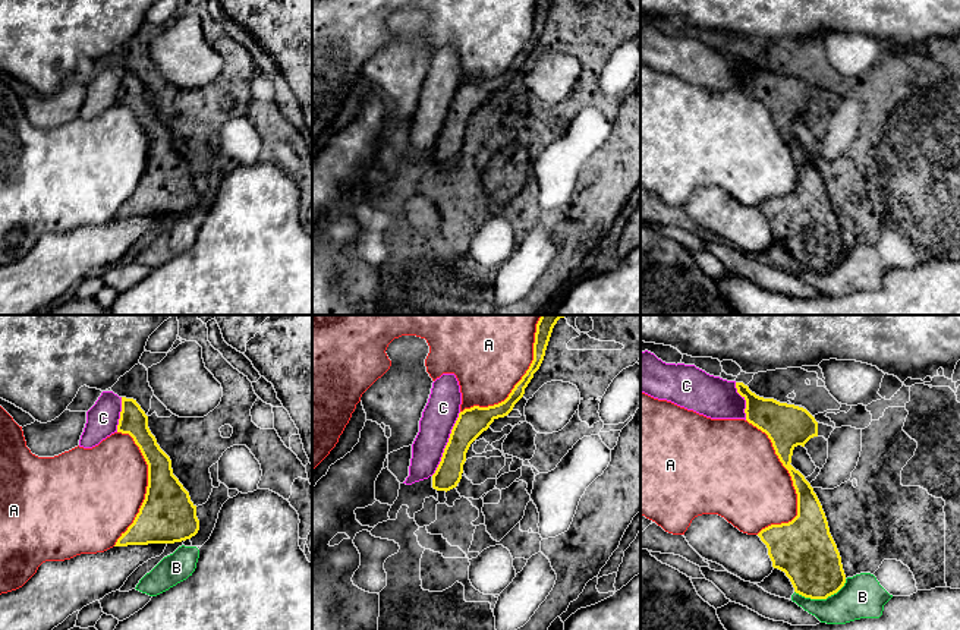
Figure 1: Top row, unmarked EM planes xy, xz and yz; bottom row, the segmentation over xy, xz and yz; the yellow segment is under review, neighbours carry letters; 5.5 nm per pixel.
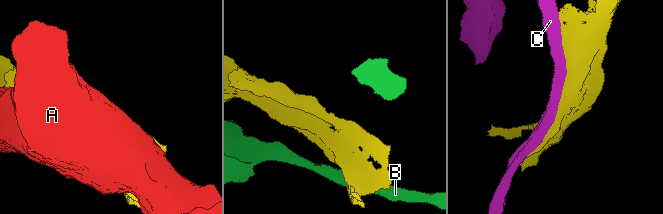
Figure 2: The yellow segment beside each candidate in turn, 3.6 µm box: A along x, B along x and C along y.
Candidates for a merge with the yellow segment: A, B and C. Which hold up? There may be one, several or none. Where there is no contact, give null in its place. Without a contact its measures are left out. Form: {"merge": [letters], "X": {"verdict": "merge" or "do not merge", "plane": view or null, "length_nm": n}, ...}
{"merge": [], "A": {"verdict": "do not merge", "plane": "yz", "length_nm": 650}, "B": {"verdict": "do not merge", "plane": "yz", "length_nm": 300}, "C": {"verdict": "do not merge", "plane": "xz", "length_nm": 380}}

